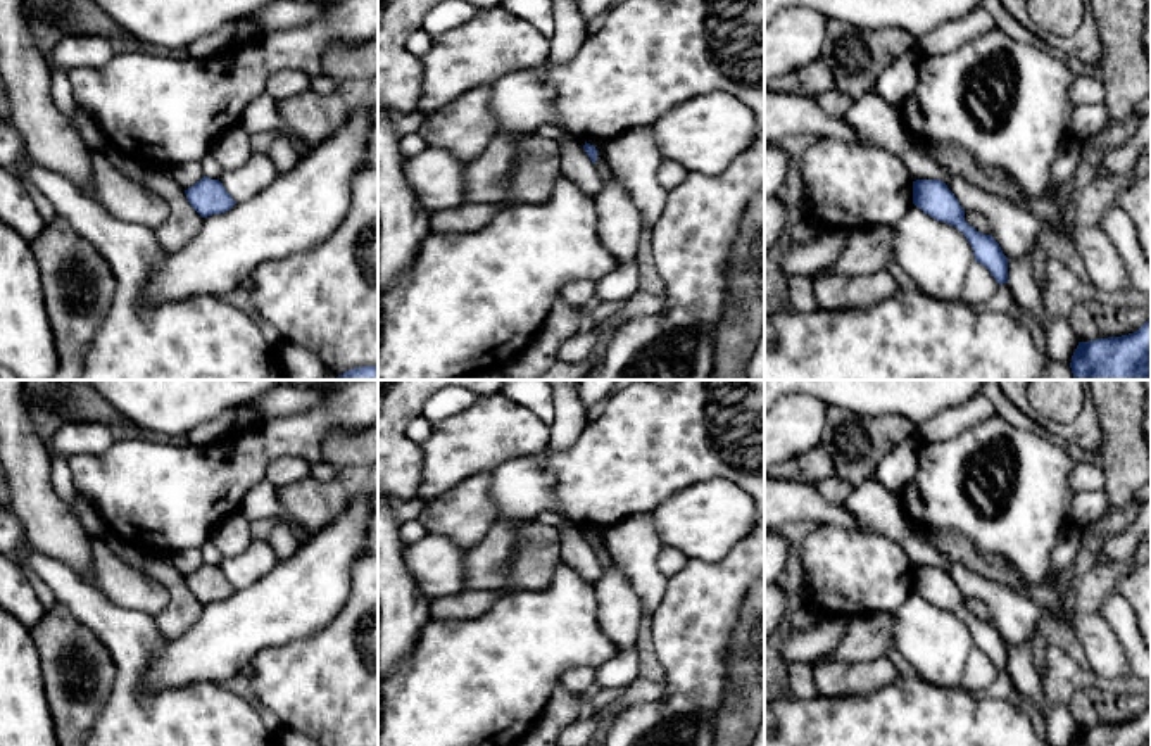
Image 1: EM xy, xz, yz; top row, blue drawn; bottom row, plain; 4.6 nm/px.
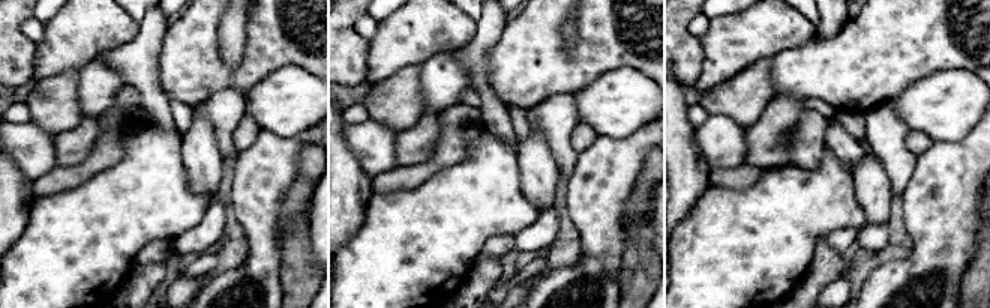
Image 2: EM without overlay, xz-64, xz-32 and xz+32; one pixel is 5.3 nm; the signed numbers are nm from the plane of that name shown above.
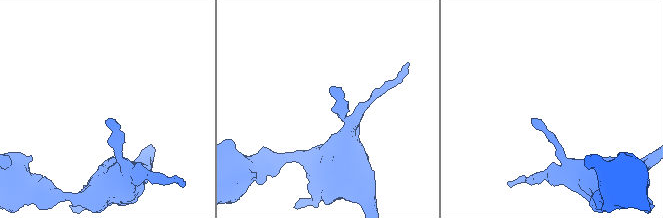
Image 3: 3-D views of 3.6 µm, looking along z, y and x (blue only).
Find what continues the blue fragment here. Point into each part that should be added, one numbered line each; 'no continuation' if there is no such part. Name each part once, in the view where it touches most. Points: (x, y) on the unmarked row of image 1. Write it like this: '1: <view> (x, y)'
no continuation

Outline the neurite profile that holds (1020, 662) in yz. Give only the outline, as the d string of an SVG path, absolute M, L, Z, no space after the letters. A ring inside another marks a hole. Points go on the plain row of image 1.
M1028 639L1020 646L1008 646L1008 672L1020 692L1028 699L1030 713L1037 718L1041 710L1041 675L1035 670Z

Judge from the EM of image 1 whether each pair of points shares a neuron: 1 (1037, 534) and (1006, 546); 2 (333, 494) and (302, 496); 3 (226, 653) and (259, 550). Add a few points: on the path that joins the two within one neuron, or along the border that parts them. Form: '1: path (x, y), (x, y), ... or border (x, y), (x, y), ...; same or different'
1: path (1031, 534), (1018, 534), (1013, 539); same
2: path (327, 496), (309, 496); same
3: border (278, 562), (251, 584), (237, 589); different

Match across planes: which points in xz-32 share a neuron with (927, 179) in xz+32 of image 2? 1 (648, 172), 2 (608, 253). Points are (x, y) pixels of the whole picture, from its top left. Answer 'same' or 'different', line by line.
1: different
2: same

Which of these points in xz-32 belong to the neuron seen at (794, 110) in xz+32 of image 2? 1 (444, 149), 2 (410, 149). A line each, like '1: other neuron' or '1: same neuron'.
1: other neuron
2: same neuron

